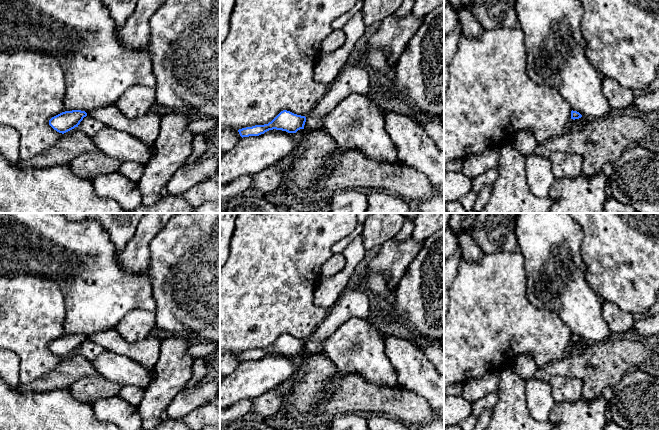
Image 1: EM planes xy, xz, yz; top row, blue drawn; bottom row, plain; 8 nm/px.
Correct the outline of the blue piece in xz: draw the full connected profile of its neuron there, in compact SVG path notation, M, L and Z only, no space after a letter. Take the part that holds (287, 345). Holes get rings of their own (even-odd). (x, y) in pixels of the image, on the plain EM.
M283 334L268 348L242 352L239 353L238 356L242 362L259 360L273 353L286 355L288 357L296 357L298 354L304 353L305 346L305 340Z

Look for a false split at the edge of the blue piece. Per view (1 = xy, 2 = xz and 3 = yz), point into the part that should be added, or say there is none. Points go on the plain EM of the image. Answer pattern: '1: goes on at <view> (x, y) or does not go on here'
1: does not go on here
2: does not go on here
3: does not go on here

